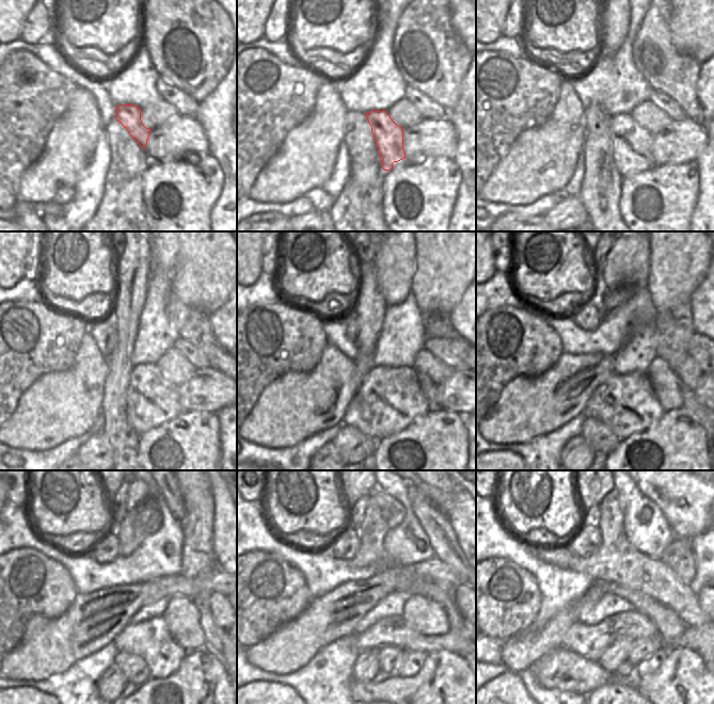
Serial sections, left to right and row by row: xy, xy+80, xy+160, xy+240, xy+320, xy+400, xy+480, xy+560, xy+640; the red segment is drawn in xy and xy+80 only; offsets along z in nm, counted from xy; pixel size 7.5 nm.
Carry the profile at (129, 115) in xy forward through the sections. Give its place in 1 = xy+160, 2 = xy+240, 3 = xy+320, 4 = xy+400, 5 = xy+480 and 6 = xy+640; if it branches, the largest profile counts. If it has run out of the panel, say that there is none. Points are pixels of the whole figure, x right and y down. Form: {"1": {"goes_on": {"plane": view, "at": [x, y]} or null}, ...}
{"1": {"goes_on": {"plane": "xy+160", "at": [630, 143]}}, "2": {"goes_on": {"plane": "xy+240", "at": [146, 384]}}, "3": {"goes_on": {"plane": "xy+320", "at": [370, 411]}}, "4": {"goes_on": {"plane": "xy+400", "at": [612, 403]}}, "5": {"goes_on": {"plane": "xy+480", "at": [139, 639]}}, "6": {"goes_on": {"plane": "xy+640", "at": [648, 666]}}}

